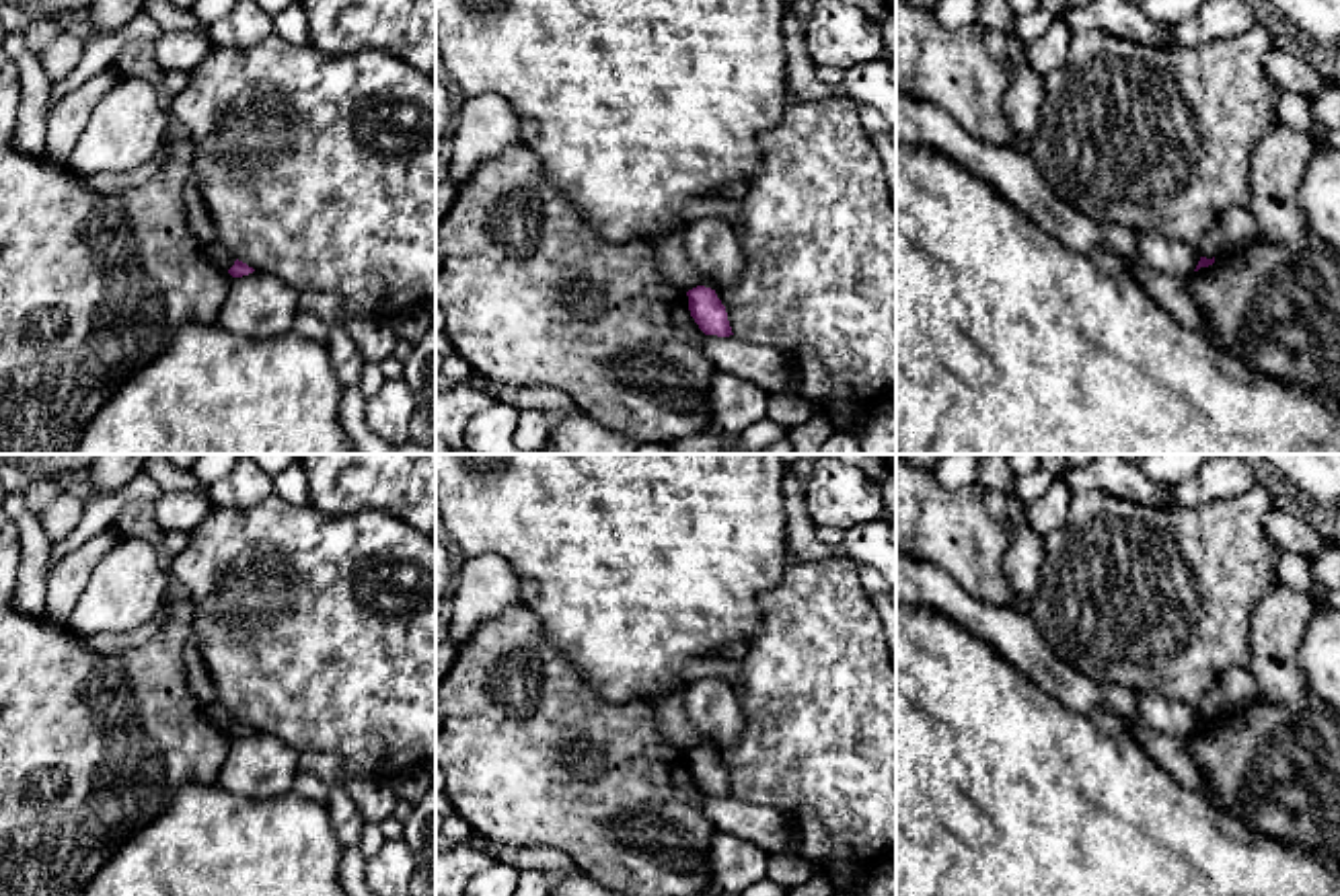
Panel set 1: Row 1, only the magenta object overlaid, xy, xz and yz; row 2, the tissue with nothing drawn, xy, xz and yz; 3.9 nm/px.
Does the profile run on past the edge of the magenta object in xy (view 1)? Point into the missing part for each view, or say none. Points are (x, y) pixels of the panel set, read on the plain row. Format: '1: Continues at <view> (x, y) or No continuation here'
1: No continuation here

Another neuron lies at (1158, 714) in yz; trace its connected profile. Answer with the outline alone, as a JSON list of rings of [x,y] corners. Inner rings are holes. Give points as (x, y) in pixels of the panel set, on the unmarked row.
[[[1134,690],[1139,721],[1155,732],[1188,738],[1194,734],[1200,713],[1161,695]]]

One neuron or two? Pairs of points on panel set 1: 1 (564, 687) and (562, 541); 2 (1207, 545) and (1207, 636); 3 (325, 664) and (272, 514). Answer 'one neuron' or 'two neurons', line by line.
1: two neurons
2: one neuron
3: one neuron

